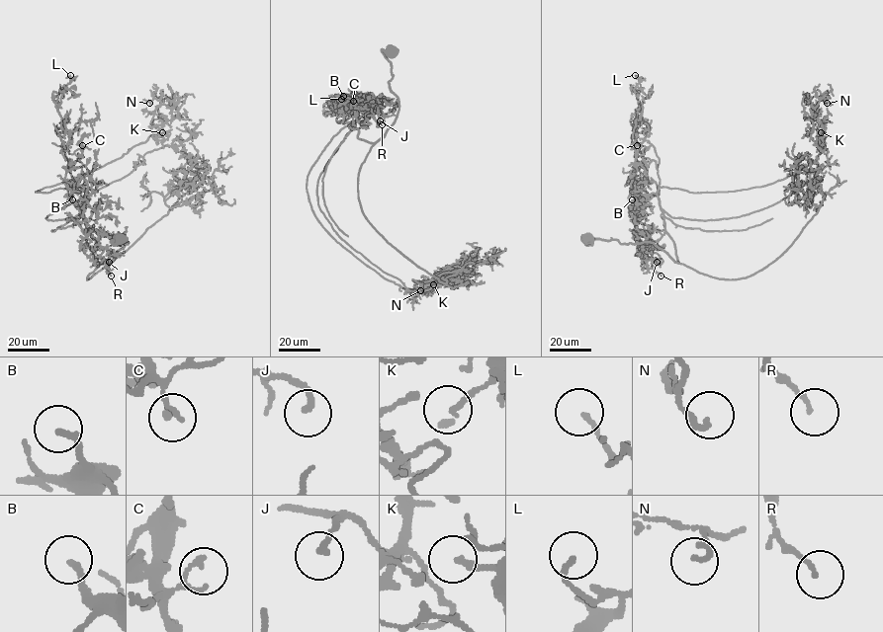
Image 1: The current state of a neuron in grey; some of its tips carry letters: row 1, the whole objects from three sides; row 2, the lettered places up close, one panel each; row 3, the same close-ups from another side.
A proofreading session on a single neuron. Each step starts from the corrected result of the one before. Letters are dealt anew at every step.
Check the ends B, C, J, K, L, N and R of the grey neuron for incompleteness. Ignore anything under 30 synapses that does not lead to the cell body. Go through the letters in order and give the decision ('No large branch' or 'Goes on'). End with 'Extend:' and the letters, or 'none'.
B: No large branch
C: No large branch
J: No large branch
K: No large branch
L: No large branch
N: No large branch
R: No large branch
Extend: none

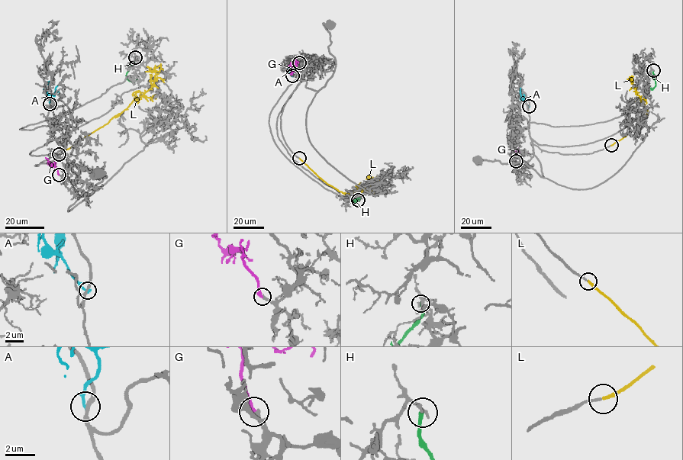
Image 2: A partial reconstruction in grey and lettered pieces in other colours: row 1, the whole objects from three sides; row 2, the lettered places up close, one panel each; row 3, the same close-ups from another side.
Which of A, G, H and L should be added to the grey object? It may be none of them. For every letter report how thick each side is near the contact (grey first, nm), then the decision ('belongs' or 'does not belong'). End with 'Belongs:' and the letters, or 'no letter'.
A: 240 nm thick on the grey side, 200 nm on the other; does not belong
G: 240 nm thick on the grey side, 300 nm on the other; belongs
H: 160 nm thick on the grey side, 280 nm on the other; does not belong
L: 130 nm thick on the grey side, 200 nm on the other; belongs
Belongs: G, L

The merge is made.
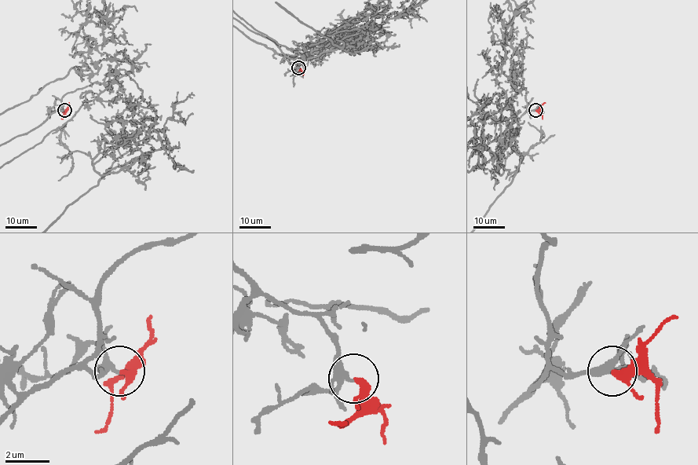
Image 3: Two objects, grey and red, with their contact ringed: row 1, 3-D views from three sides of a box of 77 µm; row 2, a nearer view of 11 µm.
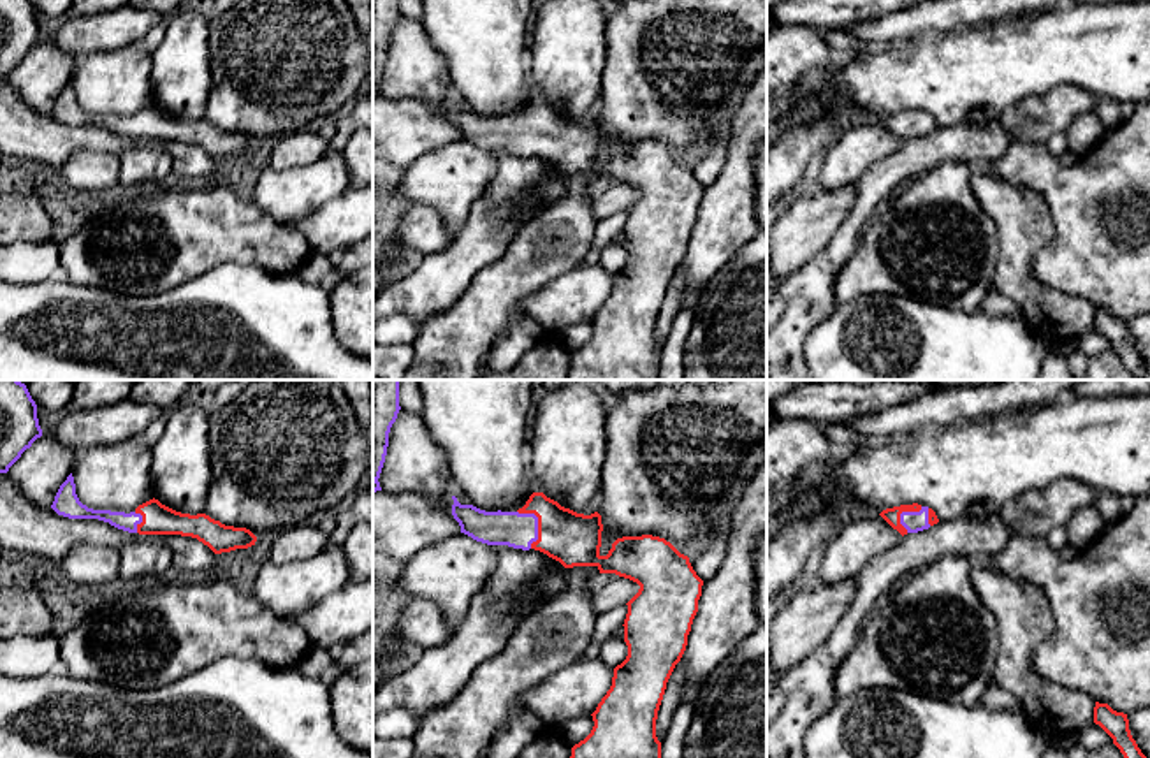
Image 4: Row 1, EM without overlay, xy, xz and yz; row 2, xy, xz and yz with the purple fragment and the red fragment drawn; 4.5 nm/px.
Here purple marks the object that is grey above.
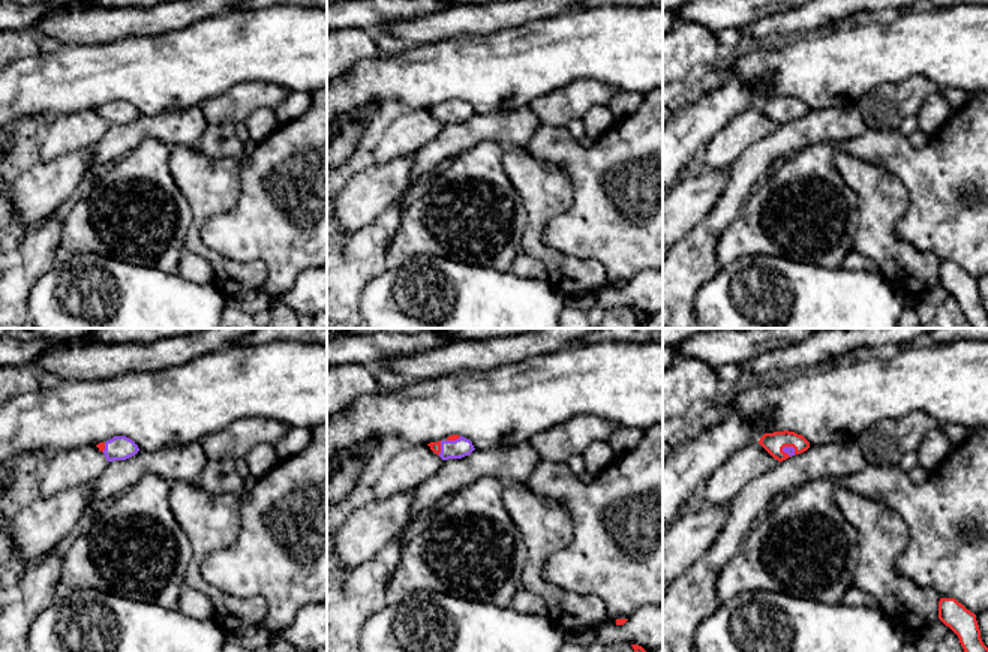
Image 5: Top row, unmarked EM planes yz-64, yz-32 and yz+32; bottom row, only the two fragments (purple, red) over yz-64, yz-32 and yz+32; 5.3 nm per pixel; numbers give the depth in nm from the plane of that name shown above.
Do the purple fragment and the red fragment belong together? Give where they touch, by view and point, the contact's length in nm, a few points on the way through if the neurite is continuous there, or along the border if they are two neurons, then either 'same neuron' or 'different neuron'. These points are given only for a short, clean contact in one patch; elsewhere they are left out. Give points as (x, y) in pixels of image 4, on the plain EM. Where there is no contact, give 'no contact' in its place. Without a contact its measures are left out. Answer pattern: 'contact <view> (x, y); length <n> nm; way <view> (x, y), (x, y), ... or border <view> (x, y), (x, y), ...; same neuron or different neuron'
contact xz (537, 129); length 190 nm; way xz (516, 136), (524, 136), (537, 129), (572, 145); same neuron

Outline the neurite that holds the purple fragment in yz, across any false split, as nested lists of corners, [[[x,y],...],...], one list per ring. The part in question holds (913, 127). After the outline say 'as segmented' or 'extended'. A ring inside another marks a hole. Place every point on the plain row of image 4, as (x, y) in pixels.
[[[918,109],[886,114],[879,121],[902,142],[928,135],[939,128],[932,114],[921,113]]]; extended

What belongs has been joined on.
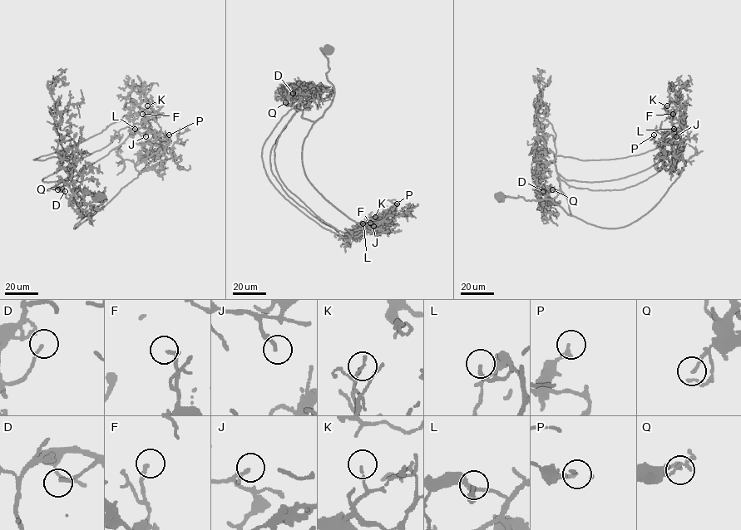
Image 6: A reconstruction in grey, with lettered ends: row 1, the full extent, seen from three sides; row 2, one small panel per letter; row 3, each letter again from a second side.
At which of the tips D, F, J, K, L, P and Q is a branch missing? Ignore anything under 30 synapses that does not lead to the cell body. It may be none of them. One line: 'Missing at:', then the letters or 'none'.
Missing at: P

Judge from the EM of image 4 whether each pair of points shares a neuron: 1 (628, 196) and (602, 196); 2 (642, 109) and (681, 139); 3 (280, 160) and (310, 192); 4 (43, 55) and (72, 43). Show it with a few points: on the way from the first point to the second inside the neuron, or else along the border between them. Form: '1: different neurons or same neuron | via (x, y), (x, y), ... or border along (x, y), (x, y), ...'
1: same neuron | via (621, 196), (609, 196)
2: same neuron | via (651, 109), (672, 131)
3: different neurons | border along (324, 153), (313, 162), (283, 169), (268, 166)
4: different neurons | border along (51, 39), (78, 60)

